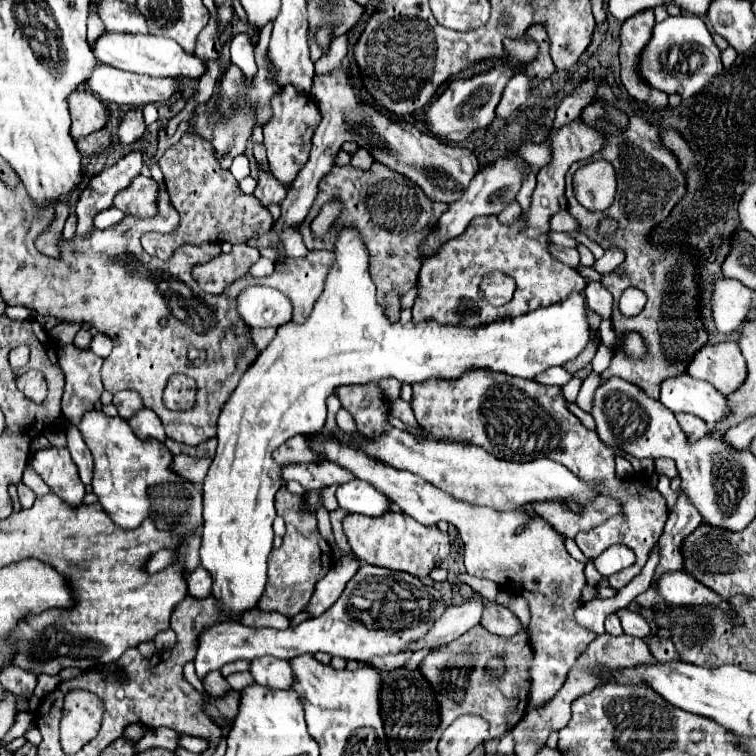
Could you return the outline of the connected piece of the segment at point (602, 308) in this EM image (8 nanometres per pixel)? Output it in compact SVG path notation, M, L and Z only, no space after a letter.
M589 282L589 286L585 288L585 300L587 300L587 308L593 310L595 314L599 314L601 320L611 318L613 296L611 296L611 292L607 288L603 288L603 284Z

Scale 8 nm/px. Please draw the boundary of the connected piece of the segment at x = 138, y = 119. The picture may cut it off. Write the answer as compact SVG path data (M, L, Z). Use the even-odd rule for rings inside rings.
M131 108L123 122L121 122L121 128L119 128L119 142L123 146L135 142L137 138L141 138L141 134L145 132L145 120L143 120L143 114L141 114L141 108Z

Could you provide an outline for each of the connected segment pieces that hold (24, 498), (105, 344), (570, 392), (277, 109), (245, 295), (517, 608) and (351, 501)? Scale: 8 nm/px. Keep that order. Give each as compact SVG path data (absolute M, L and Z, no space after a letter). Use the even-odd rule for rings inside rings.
M23 482L17 484L17 490L19 490L19 500L21 500L21 506L23 508L31 508L33 502L35 502L35 492L31 488L27 488Z
M95 334L93 336L93 342L91 342L91 350L97 356L101 356L101 358L107 358L109 356L109 352L111 352L111 348L113 348L113 342L105 336L105 334Z
M573 376L567 384L563 384L563 386L561 386L563 398L565 398L565 400L569 400L569 402L573 402L573 400L577 398L577 394L579 394L581 384L583 384L583 380L581 380L581 378L577 378L577 376Z
M285 86L281 92L277 92L275 98L271 100L271 108L273 108L273 118L263 128L265 136L263 144L267 148L267 160L273 176L279 180L279 184L289 186L295 180L297 172L303 168L305 160L309 158L311 136L321 120L321 114L317 104L309 96L297 94L293 86Z
M251 286L245 292L241 292L237 310L239 310L239 316L253 328L255 326L279 328L285 322L289 322L293 316L291 300L279 290L265 288L265 286Z
M507 592L497 594L497 604L509 608L521 620L523 628L521 628L521 632L517 632L517 636L501 638L501 636L495 636L495 634L487 632L483 626L477 626L477 628L471 628L469 632L465 632L455 642L433 650L419 664L421 674L425 676L425 680L429 680L429 686L433 688L433 694L437 696L437 706L439 706L439 712L441 712L441 724L437 726L437 734L441 734L453 720L457 720L463 714L481 714L491 726L489 728L489 738L495 740L495 738L501 738L505 732L513 730L523 720L523 716L529 708L529 664L533 660L533 650L529 646L529 636L525 632L525 626L529 624L529 606L521 596L509 596ZM491 656L501 656L503 658L503 670L505 672L501 676L487 674Z
M351 480L339 486L337 500L339 500L339 506L345 508L347 512L357 512L373 518L383 516L391 508L391 500L383 492L377 492L365 480Z

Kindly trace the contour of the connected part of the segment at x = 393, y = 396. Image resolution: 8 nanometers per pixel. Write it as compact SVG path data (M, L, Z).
M383 380L379 382L379 388L385 392L389 400L397 400L401 396L401 382L399 380Z

